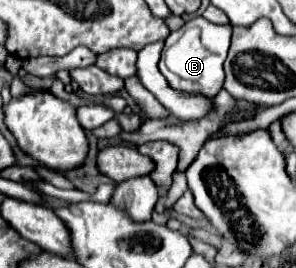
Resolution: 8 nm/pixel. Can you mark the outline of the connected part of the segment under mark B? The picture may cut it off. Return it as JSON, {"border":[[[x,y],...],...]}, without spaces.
{"border":[[[202,16],[187,21],[179,31],[169,35],[173,37],[171,45],[169,37],[165,39],[159,71],[175,91],[205,97],[217,95],[217,91],[223,87],[223,63],[229,49],[229,35],[231,25],[215,25]]]}

